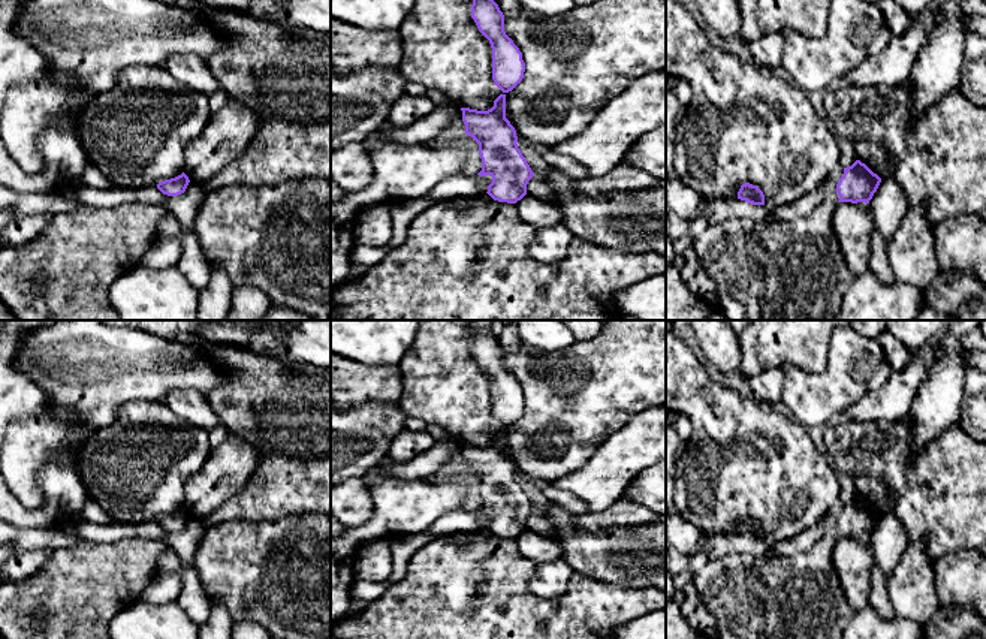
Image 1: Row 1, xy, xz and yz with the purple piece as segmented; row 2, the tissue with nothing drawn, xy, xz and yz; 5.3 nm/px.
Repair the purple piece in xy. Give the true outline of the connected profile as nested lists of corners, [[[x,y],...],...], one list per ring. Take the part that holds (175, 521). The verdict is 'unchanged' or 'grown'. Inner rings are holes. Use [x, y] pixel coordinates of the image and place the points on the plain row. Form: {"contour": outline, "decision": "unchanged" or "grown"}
{"contour": [[[183,507],[181,510],[171,513],[171,515],[165,515],[160,516],[157,519],[157,524],[168,531],[178,531],[181,528],[186,527],[187,521],[189,521],[190,515],[189,512]]], "decision": "unchanged"}

